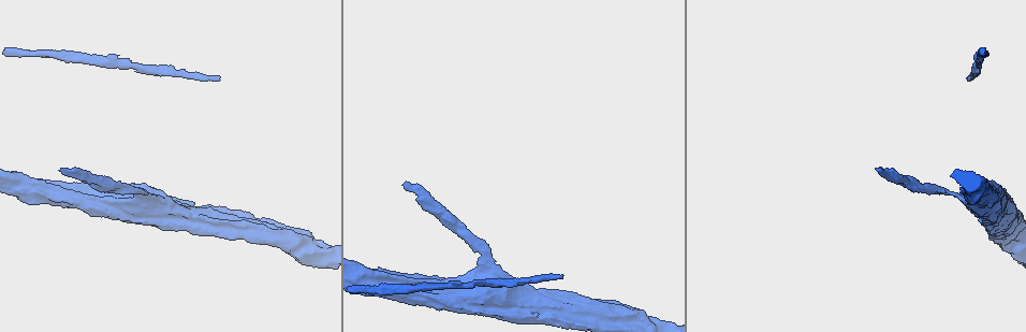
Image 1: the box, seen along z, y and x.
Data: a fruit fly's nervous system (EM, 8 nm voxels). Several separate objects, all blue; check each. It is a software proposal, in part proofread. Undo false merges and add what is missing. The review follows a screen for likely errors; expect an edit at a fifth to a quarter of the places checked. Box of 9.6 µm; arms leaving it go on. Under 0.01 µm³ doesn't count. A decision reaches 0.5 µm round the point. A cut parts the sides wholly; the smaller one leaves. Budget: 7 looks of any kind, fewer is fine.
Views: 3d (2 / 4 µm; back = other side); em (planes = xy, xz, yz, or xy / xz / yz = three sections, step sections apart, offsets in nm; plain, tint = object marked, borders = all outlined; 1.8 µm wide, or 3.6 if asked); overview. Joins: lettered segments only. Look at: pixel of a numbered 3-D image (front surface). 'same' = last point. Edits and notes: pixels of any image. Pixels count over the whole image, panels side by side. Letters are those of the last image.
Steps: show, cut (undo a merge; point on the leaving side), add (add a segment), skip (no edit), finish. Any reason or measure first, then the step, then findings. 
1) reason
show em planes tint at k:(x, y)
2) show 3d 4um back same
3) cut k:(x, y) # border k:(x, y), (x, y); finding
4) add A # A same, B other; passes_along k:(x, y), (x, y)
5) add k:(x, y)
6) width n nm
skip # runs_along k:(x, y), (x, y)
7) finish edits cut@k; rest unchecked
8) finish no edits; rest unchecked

calibre changes
show 3d 2um at 1:(952, 195)

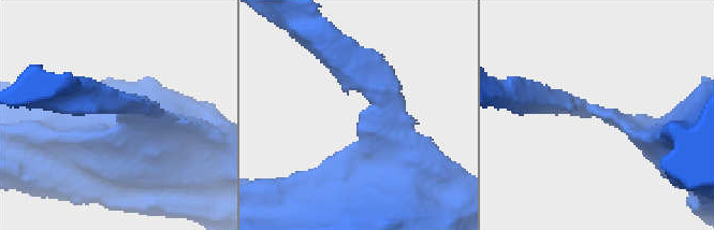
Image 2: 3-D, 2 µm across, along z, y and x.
arm_widths 220, 550 nm
show em planes borders at 2:(143, 116)

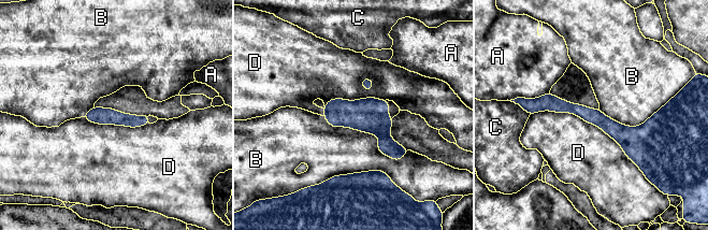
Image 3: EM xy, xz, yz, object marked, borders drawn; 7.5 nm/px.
skip # A other, B other, C other, D other; border 3:(323, 116), (393, 159), (409, 151); continuous, no second neuron

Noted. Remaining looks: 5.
long arm stops here
show em xz step 16 tint at 1:(62, 168)

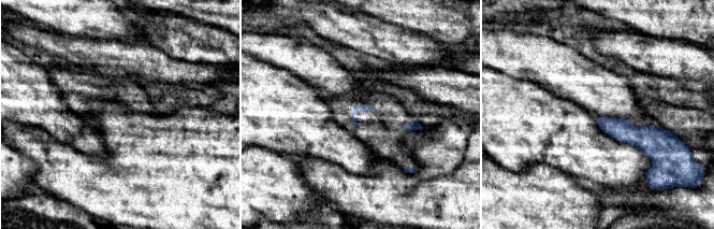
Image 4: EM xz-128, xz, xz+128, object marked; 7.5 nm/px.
show em planes borders same

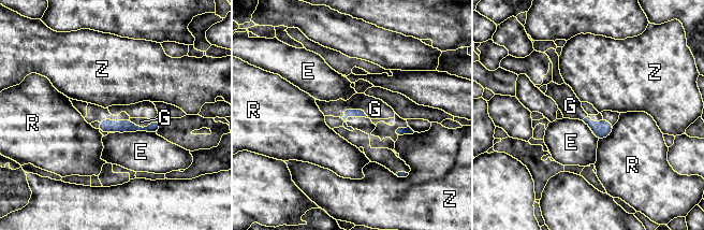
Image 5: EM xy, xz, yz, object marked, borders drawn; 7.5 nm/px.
add 5:(375, 109) # E other, G same, R other, Z other; passes_along 5:(349, 113), (354, 110), (375, 109); it goes on there

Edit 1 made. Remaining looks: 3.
see it whole again
show overview

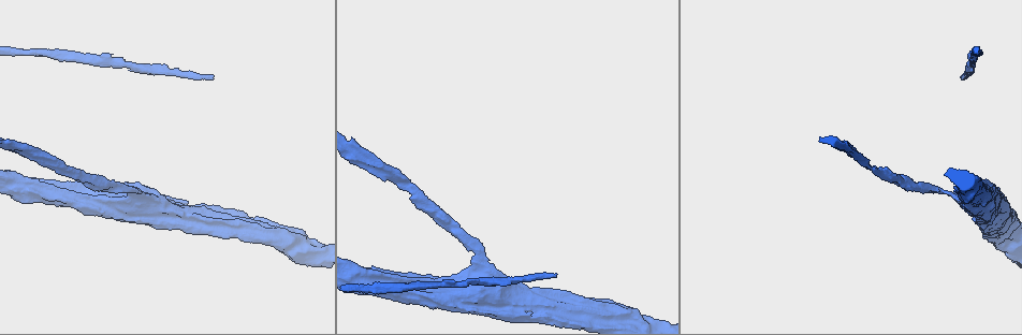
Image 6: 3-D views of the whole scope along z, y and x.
branch stops here
show 3d 4um at 6:(556, 274)

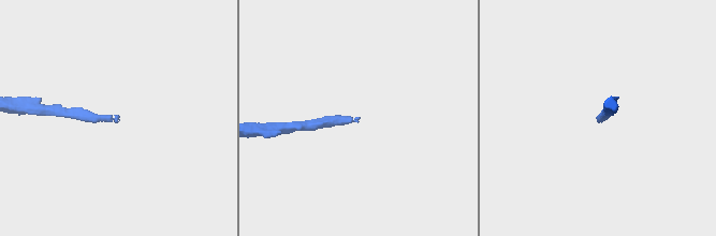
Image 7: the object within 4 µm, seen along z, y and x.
show em planes borders at 7:(360, 117)

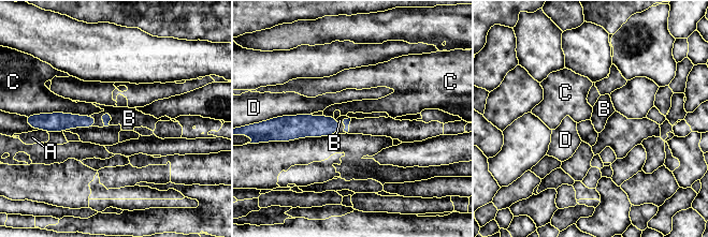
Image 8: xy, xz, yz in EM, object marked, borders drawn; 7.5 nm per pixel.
add 8:(340, 120) # A other, B same, C other, D other; it goes on there

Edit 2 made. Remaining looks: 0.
finish edits add@5, add@8; rest unchecked

